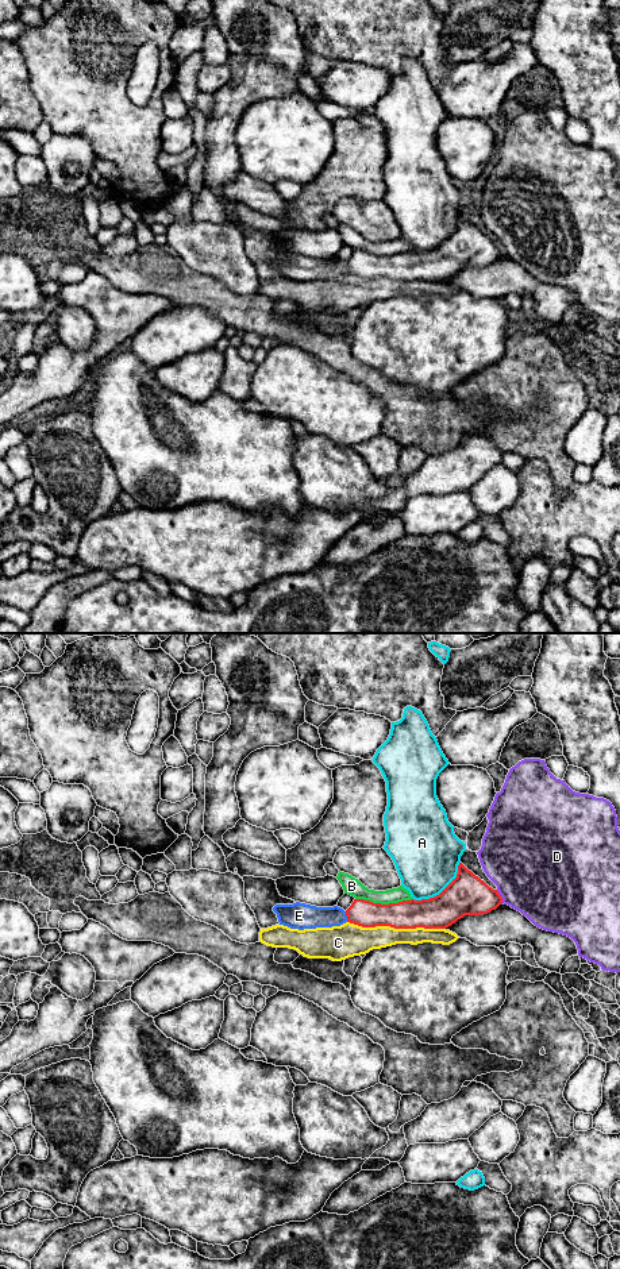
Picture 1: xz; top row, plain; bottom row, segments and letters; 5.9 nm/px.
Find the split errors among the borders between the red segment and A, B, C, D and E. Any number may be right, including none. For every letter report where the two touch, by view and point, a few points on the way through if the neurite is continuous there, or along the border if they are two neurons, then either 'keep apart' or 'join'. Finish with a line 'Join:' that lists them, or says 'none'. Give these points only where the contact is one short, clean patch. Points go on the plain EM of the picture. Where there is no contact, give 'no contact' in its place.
A: xz (442, 243) | keep apart
B: xz (384, 257) | keep apart
C: xz (396, 280) | keep apart
D: xz (500, 249) | keep apart
E: xz (347, 269) | across xz (364, 265), (347, 269), (305, 269) | join
Join: E

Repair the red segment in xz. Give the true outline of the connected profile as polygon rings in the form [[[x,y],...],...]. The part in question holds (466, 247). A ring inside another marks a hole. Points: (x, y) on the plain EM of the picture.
[[[459,215],[457,230],[439,247],[430,251],[389,256],[354,251],[346,263],[338,258],[316,259],[296,254],[276,256],[273,263],[280,277],[299,282],[340,278],[346,274],[362,279],[446,281],[465,267],[488,266],[500,256],[502,250],[498,243]]]

